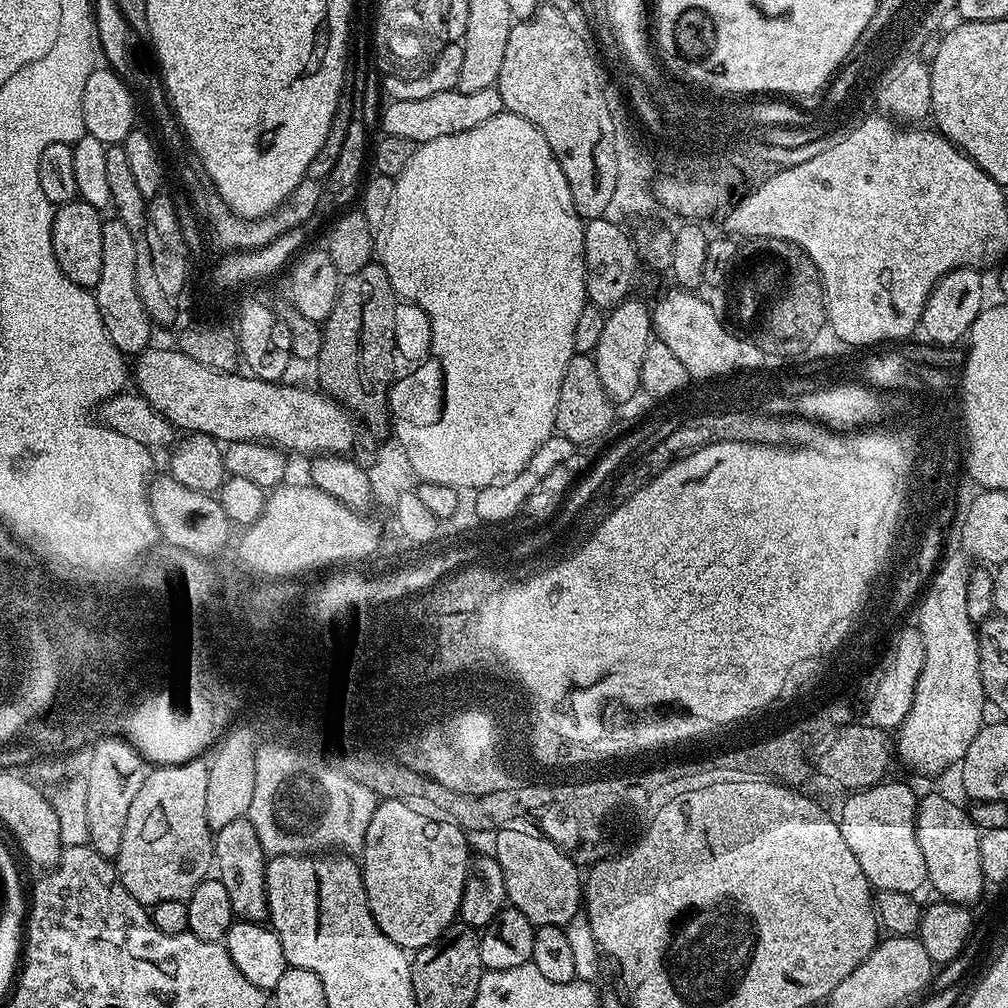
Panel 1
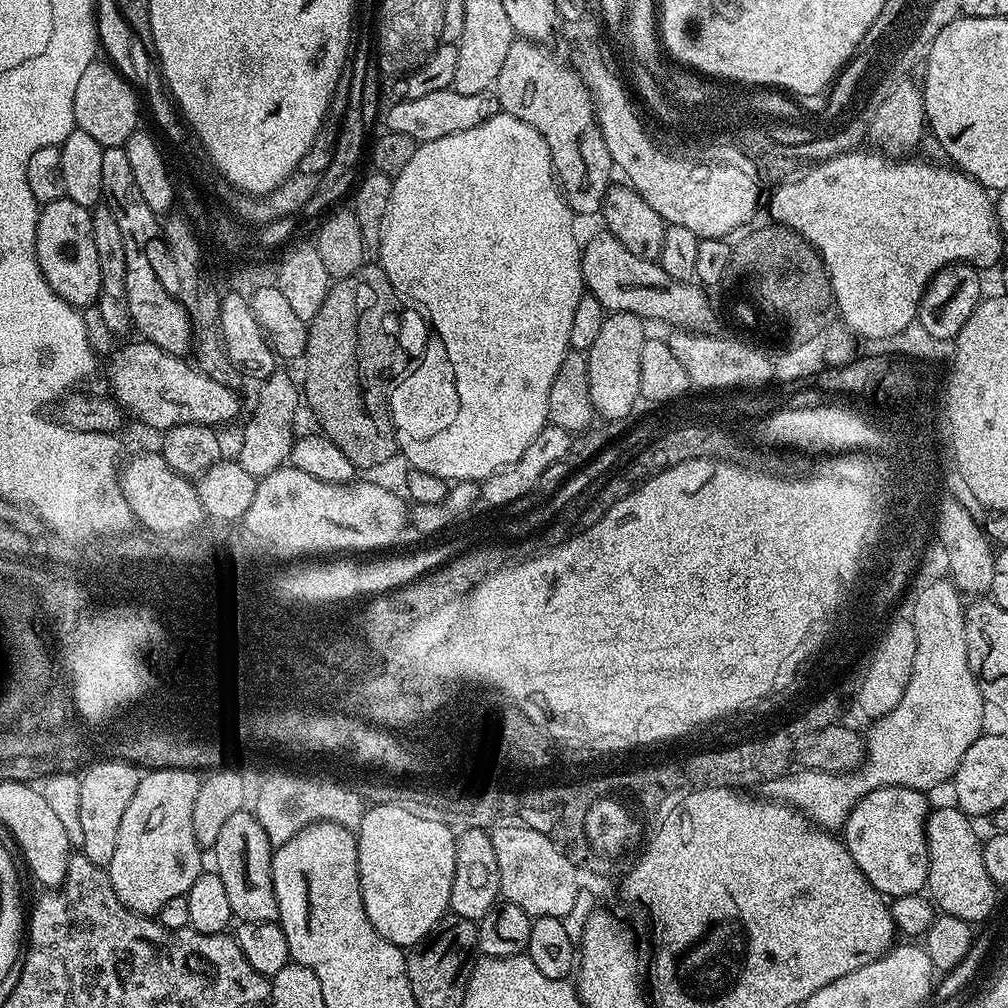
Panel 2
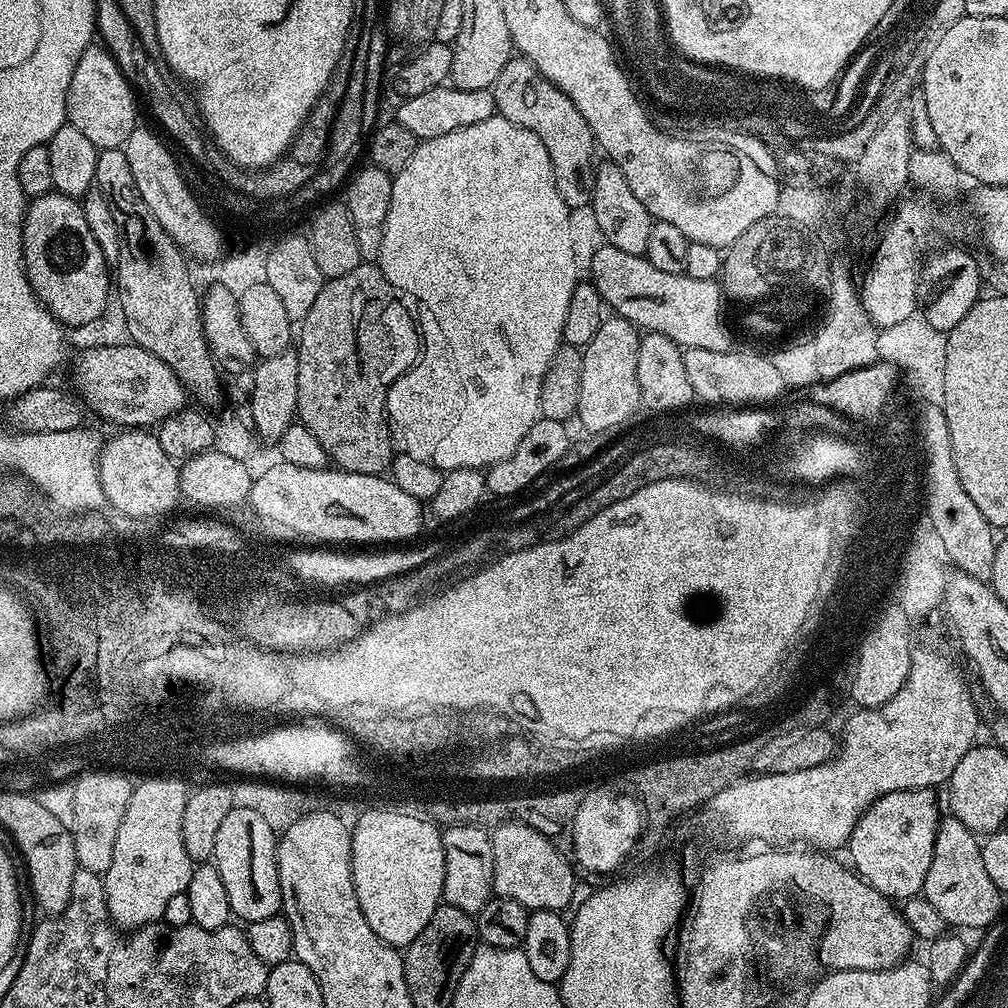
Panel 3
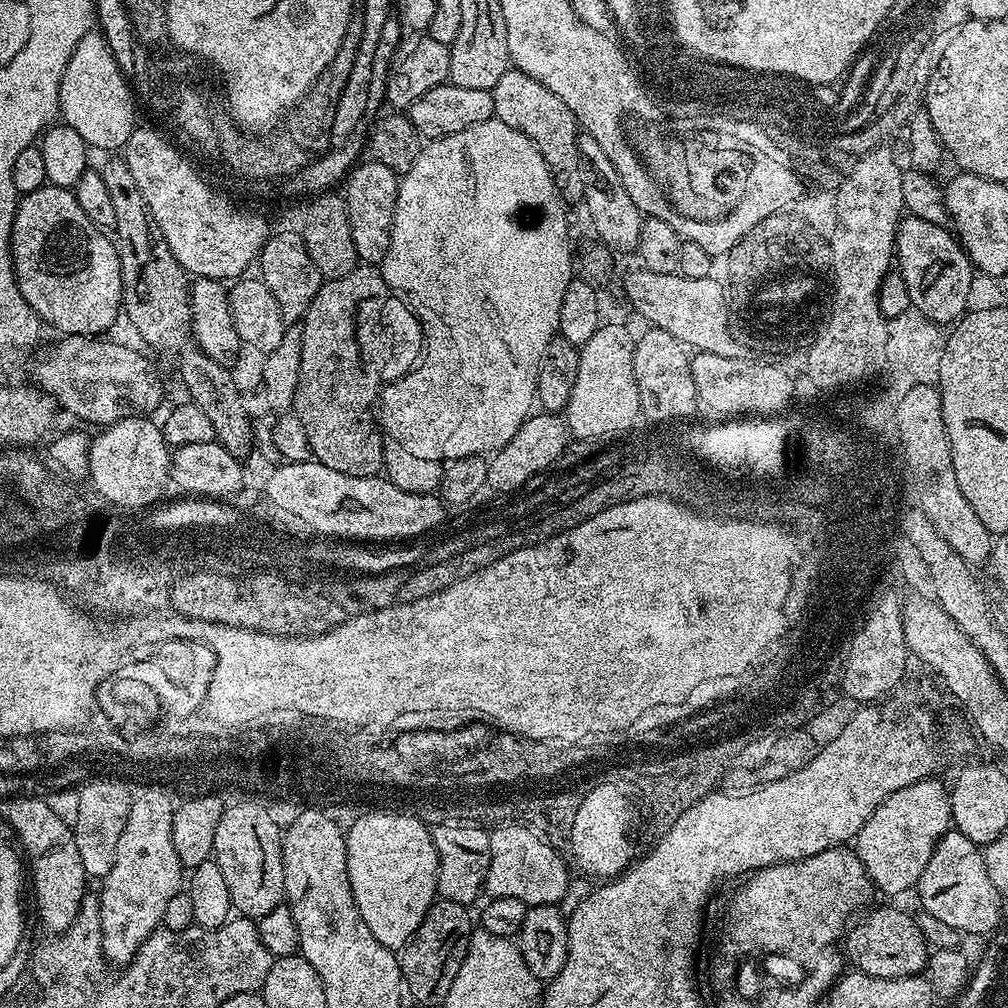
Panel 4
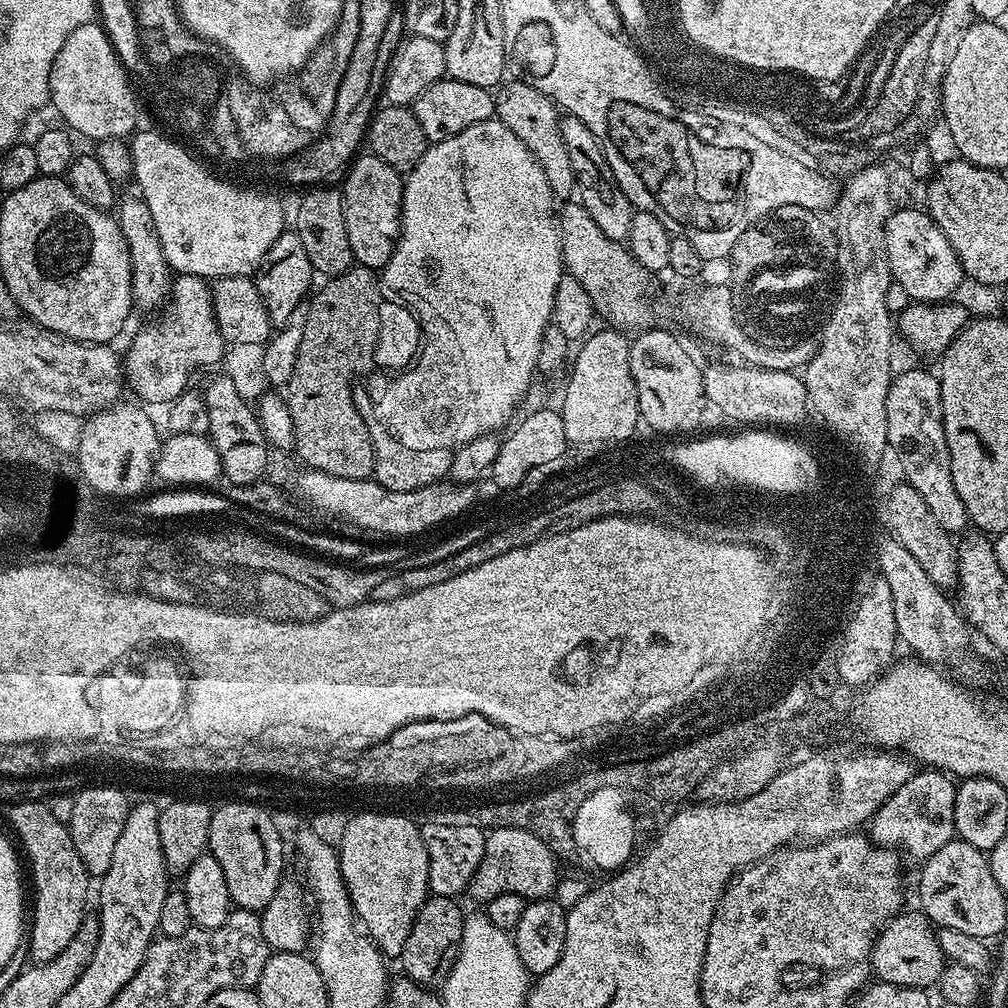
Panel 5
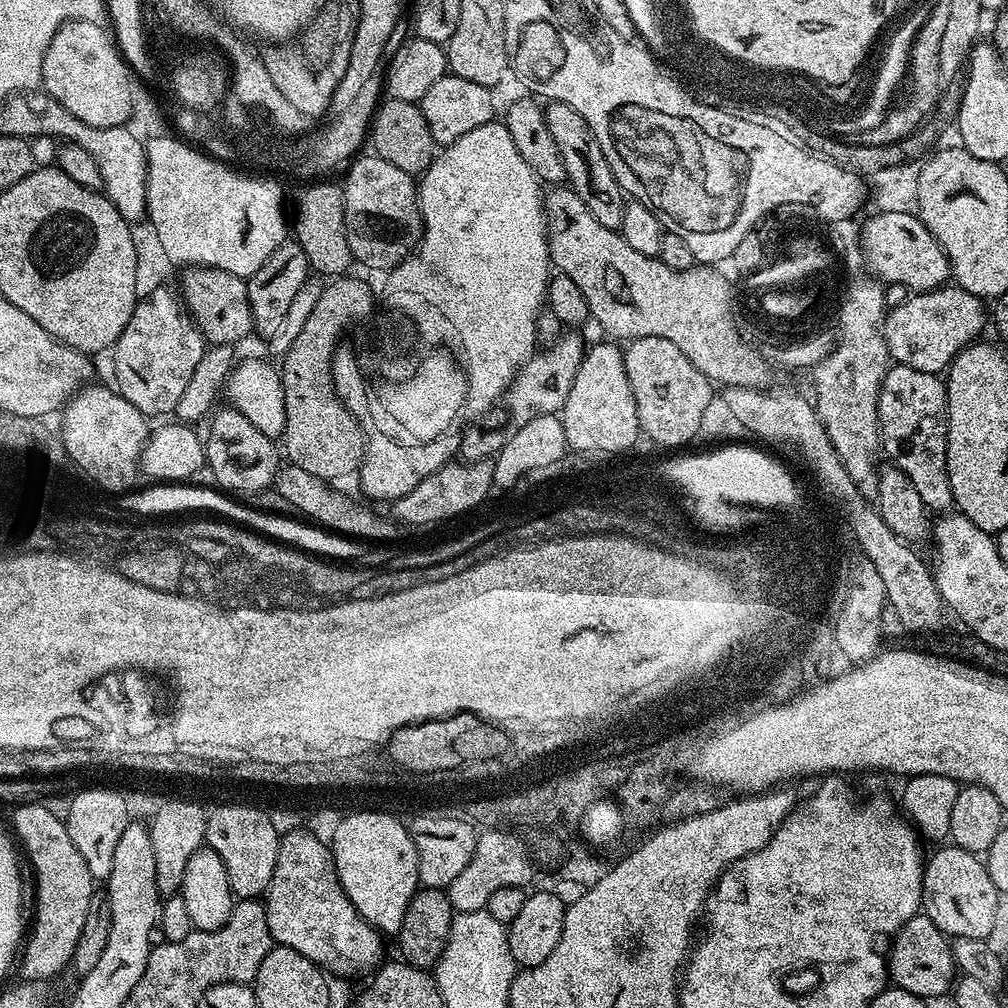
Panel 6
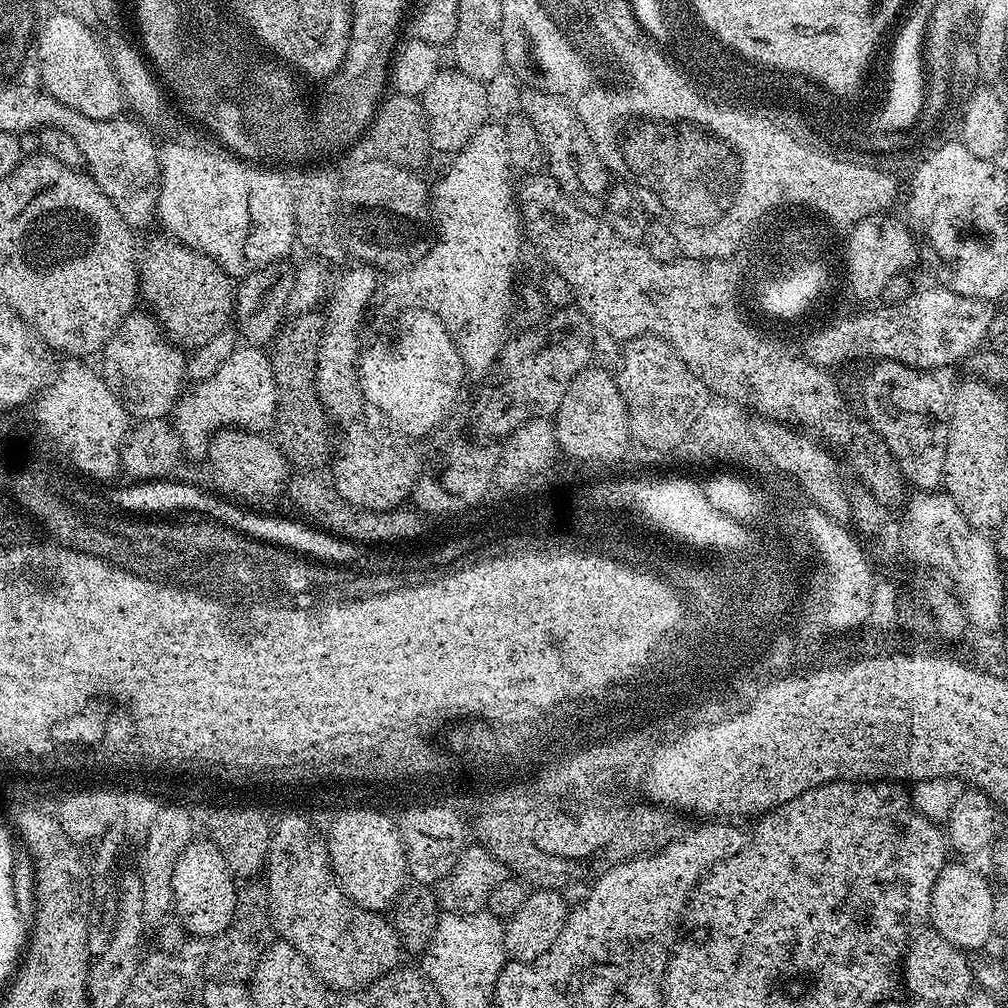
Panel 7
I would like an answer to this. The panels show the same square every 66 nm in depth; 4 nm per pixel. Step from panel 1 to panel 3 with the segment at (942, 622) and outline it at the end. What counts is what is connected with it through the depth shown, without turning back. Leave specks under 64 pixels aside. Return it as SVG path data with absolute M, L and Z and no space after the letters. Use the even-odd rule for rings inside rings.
M916 646L912 651L912 665L902 690L898 690L884 711L869 712L856 716L847 728L847 747L839 758L826 761L810 770L794 770L790 774L772 773L769 776L752 778L740 788L725 791L716 797L714 807L716 816L726 822L731 836L743 837L750 834L764 846L792 846L796 840L805 840L805 845L829 854L835 848L843 849L854 834L854 826L866 814L866 810L878 798L902 790L933 790L947 785L954 774L954 766L977 743L976 731L980 728L980 712L970 689L964 685L960 668L944 652L936 648Z

